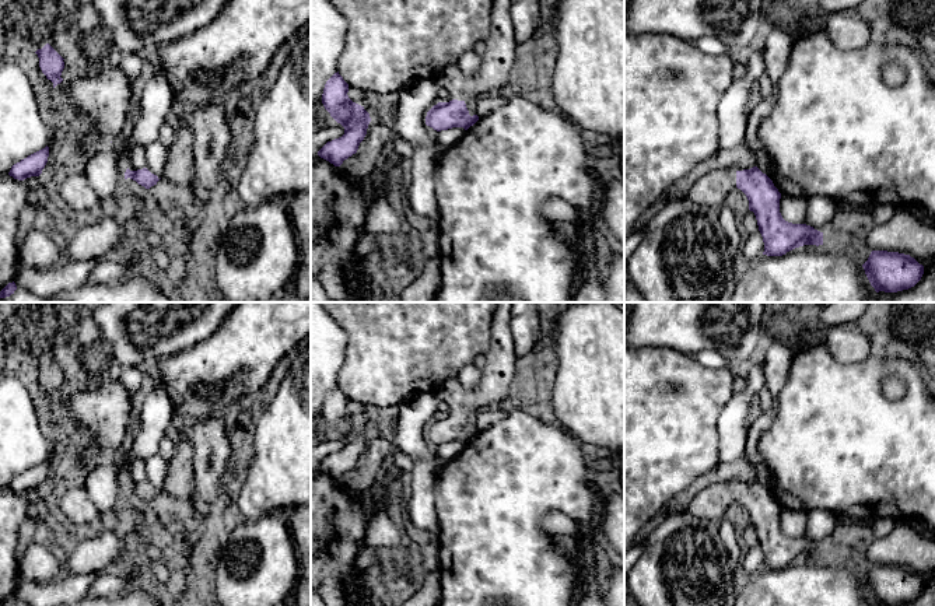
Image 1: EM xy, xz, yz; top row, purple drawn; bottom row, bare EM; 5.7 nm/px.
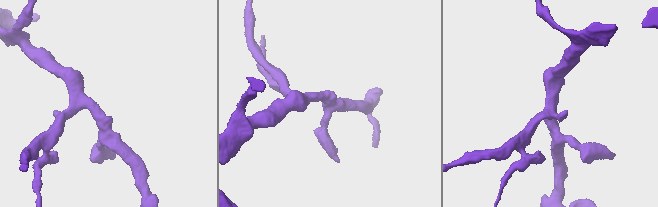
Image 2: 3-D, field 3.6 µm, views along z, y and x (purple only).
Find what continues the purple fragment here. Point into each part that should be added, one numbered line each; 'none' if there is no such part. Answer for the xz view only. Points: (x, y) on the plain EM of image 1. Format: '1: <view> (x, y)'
1: xz (496, 382)

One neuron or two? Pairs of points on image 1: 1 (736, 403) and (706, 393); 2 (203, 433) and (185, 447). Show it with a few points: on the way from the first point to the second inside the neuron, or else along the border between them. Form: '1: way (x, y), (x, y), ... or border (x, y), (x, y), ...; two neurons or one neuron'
1: border (734, 393), (718, 417), (717, 431); two neurons
2: border (189, 442), (193, 475); two neurons

